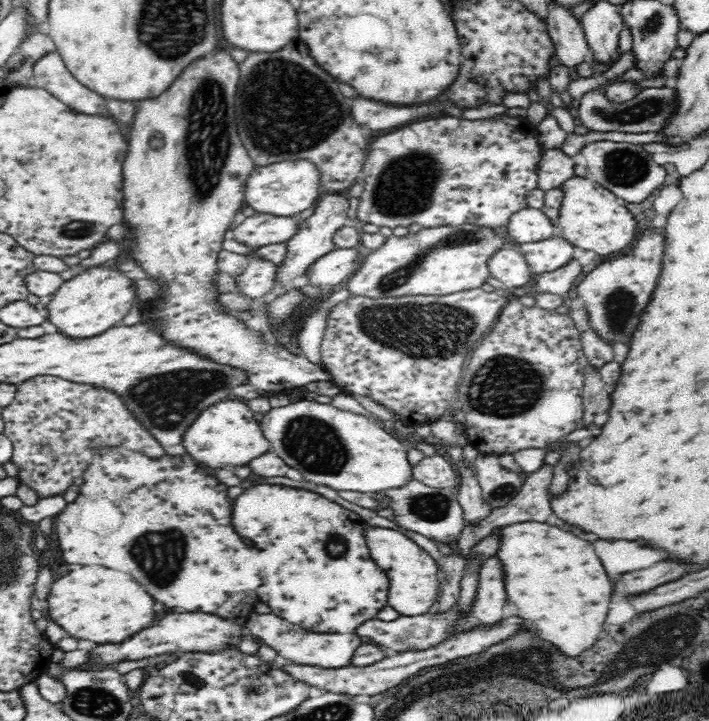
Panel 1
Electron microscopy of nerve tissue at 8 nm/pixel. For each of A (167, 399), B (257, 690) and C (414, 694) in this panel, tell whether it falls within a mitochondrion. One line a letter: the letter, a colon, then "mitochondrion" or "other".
A: mitochondrion
B: mitochondrion
C: other

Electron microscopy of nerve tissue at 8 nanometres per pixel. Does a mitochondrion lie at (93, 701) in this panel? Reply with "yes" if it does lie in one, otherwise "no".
yes

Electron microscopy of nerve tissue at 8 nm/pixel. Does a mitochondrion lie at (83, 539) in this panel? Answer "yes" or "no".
no

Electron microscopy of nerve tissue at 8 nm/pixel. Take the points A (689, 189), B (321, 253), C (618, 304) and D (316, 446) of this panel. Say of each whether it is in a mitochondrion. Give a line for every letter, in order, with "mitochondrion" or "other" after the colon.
A: other
B: other
C: mitochondrion
D: mitochondrion

